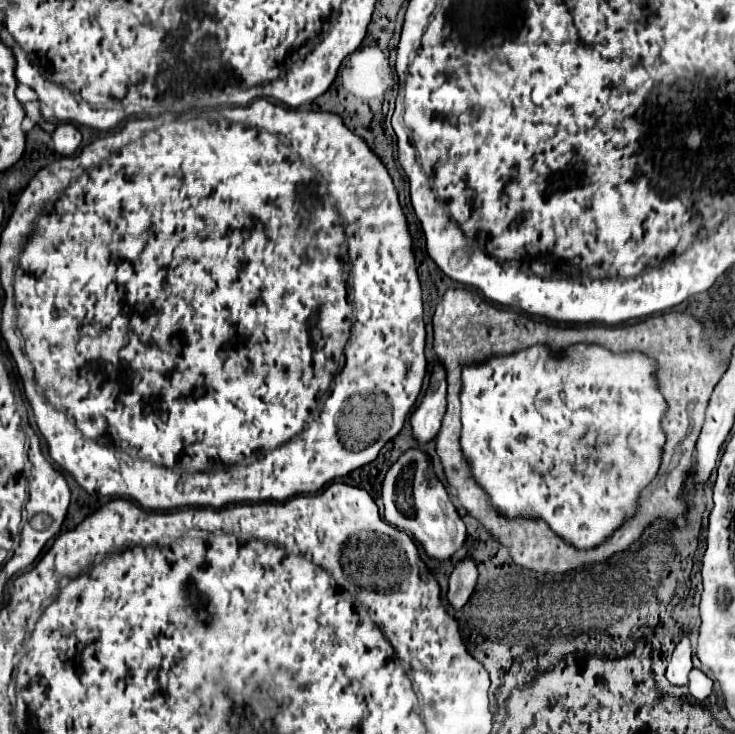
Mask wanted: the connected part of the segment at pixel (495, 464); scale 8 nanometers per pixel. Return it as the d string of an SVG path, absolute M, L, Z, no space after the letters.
M535 344L523 350L517 350L513 354L493 354L489 360L479 364L469 364L463 368L461 380L461 436L459 446L463 452L463 458L467 462L469 474L473 480L479 482L483 492L487 494L489 504L507 520L515 518L531 518L531 520L543 520L547 526L569 546L575 550L593 550L609 540L609 536L615 534L625 522L629 522L639 504L639 496L653 482L657 476L657 470L661 466L663 458L663 446L667 442L667 434L663 432L663 416L667 410L667 402L661 394L659 378L657 378L657 360L649 358L643 352L611 352L605 346L599 344L573 344L569 348L563 348L555 352L551 346Z

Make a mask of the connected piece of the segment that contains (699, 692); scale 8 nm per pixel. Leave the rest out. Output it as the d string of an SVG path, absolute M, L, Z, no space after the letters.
M693 668L689 672L689 692L697 698L697 700L705 700L713 690L713 680L707 678L701 670Z

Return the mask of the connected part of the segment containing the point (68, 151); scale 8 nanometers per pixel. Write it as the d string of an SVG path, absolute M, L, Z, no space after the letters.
M59 124L53 132L53 144L61 156L73 156L81 146L81 132L73 124Z

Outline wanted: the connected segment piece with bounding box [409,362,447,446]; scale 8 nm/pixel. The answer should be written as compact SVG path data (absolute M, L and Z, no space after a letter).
M437 362L435 370L431 374L431 382L429 388L421 400L421 404L417 406L417 410L411 414L411 430L413 430L413 440L417 446L425 446L427 442L431 442L439 428L441 428L441 420L447 408L445 402L447 396L447 382L445 382L445 370L443 366Z

